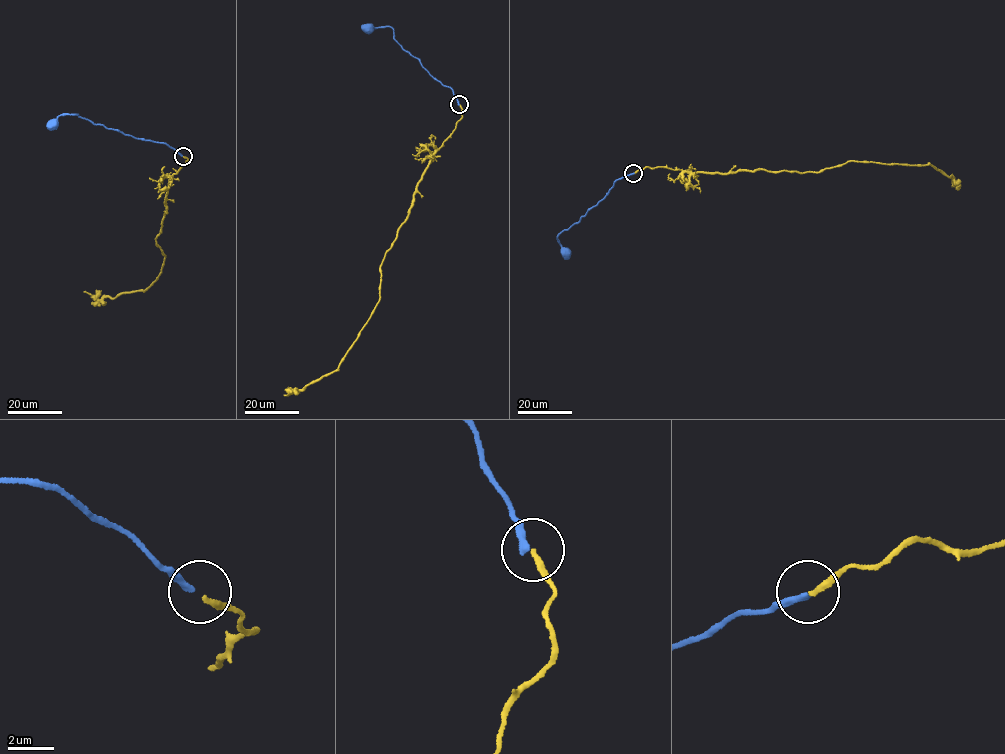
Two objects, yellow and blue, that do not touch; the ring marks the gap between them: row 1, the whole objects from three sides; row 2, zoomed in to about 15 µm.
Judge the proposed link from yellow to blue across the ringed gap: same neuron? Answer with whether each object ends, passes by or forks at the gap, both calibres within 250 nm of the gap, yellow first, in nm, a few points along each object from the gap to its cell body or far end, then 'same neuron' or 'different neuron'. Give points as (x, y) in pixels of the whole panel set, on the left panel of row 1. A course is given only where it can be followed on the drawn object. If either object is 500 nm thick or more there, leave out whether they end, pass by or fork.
yellow ends; blue ends; calibres 240 and 320 nm; course yellow (183, 156), (189, 161), (172, 175), (156, 239), (165, 258), (158, 279), (144, 291), (114, 298), (83, 291); course blue (182, 156), (167, 144), (136, 138), (93, 123), (77, 114), (59, 115), (53, 125); different neuron

